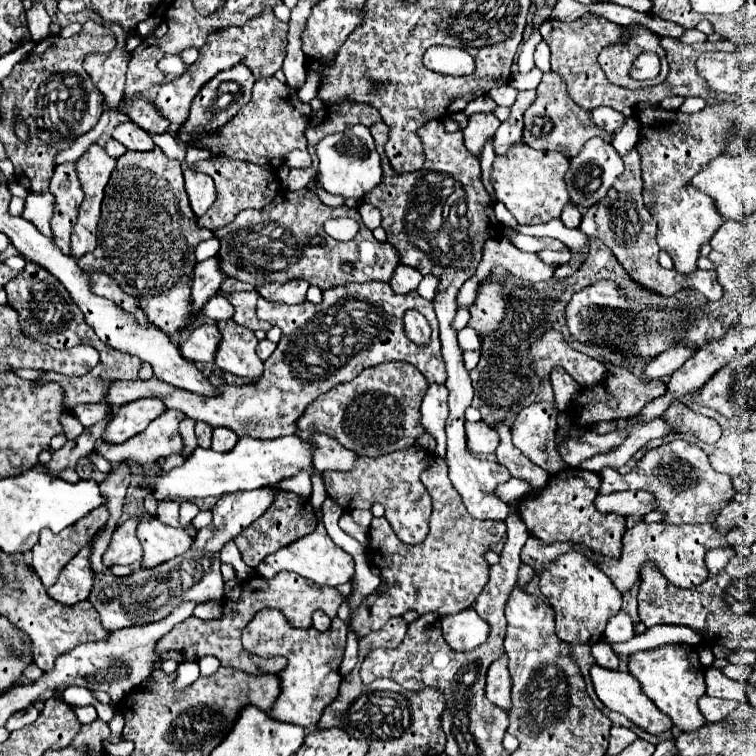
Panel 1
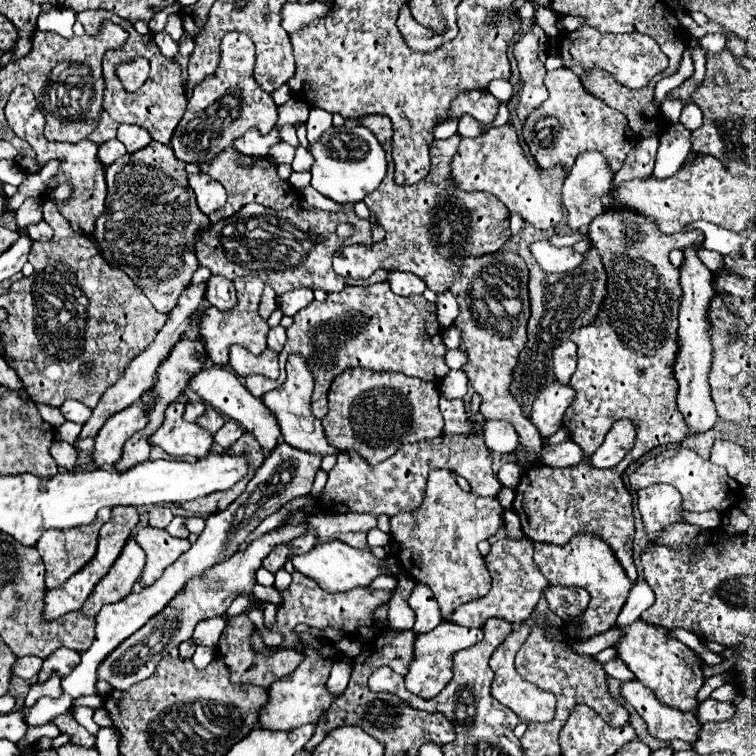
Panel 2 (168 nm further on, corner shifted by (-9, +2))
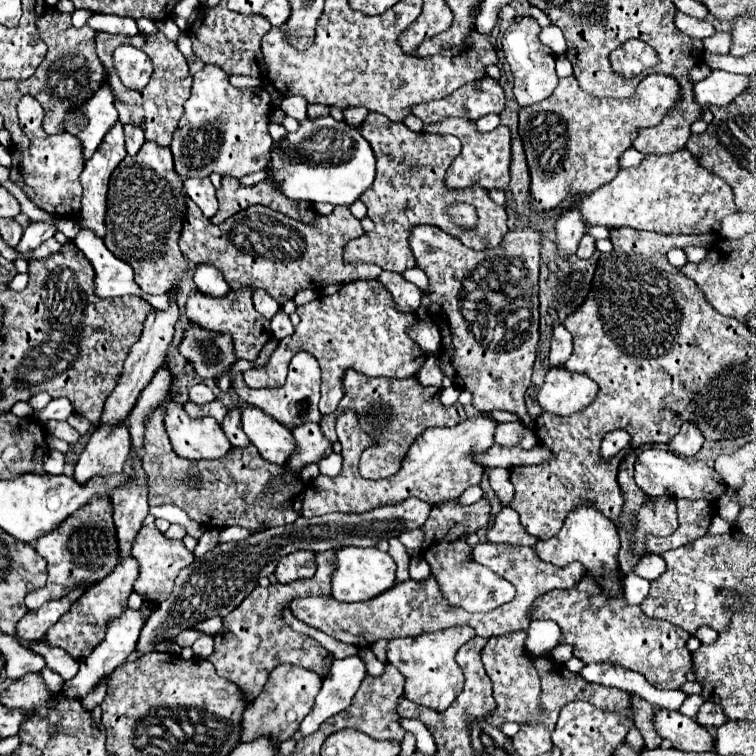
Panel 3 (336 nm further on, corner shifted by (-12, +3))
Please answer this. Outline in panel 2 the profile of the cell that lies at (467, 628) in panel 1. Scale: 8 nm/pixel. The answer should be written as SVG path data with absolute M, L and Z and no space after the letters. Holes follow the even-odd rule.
M443 621L439 627L435 627L429 633L417 635L413 643L413 661L409 663L409 673L405 677L407 691L423 699L433 699L453 679L453 655L461 649L475 645L477 641L481 641L481 637L483 637L481 629L467 629L461 625L447 623L447 621Z

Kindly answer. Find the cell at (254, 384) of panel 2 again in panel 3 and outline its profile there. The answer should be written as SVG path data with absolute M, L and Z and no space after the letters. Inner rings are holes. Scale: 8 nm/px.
M356 280L348 286L344 284L332 296L318 296L316 300L298 306L300 324L294 334L278 344L268 366L264 370L250 368L244 372L244 382L252 388L272 388L284 386L286 368L290 358L298 350L310 352L320 362L322 370L322 400L320 412L330 414L342 400L342 376L348 368L362 372L366 376L390 376L390 378L412 378L420 372L426 358L420 346L408 334L410 326L418 324L418 316L410 312L400 312L388 288L380 280Z

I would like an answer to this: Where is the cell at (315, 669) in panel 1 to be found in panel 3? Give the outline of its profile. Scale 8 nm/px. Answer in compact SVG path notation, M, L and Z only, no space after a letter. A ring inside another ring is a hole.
M290 664L279 665L268 678L260 696L248 706L242 718L242 742L250 742L258 736L270 736L276 742L288 740L314 708L314 698L322 688L322 680L316 673Z

